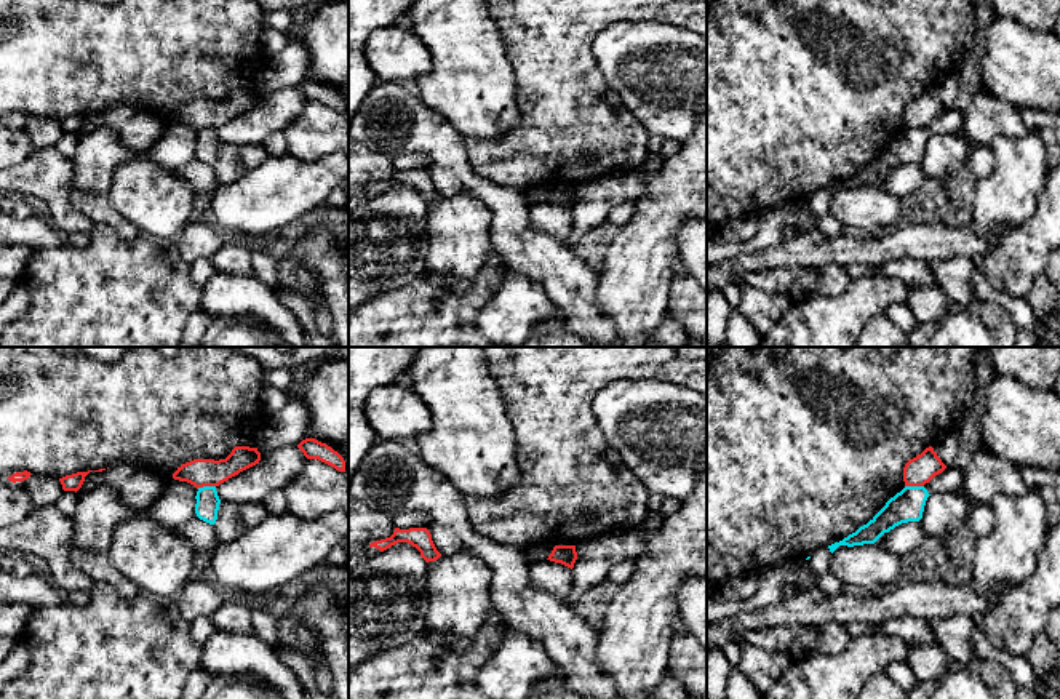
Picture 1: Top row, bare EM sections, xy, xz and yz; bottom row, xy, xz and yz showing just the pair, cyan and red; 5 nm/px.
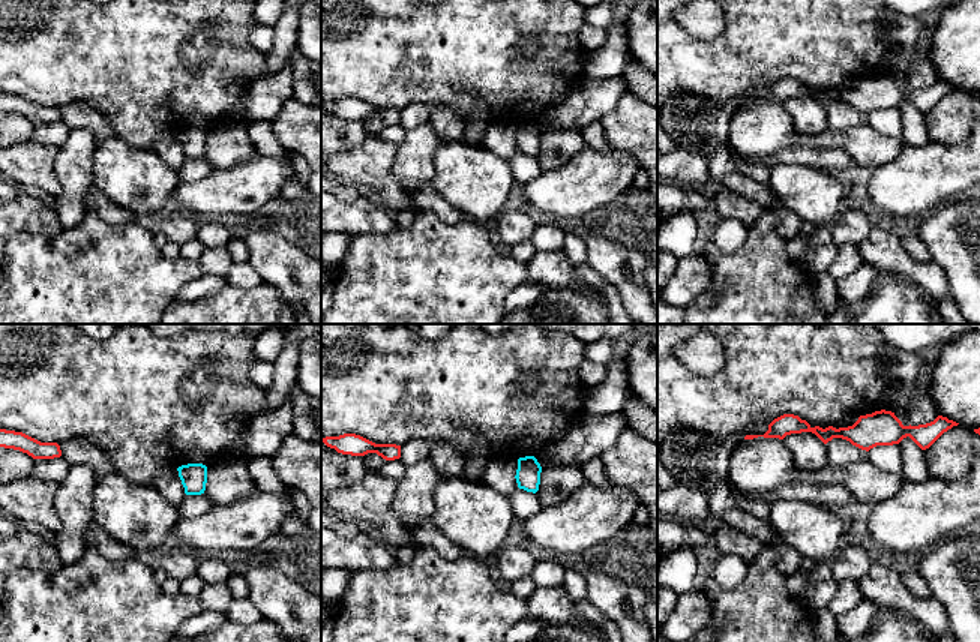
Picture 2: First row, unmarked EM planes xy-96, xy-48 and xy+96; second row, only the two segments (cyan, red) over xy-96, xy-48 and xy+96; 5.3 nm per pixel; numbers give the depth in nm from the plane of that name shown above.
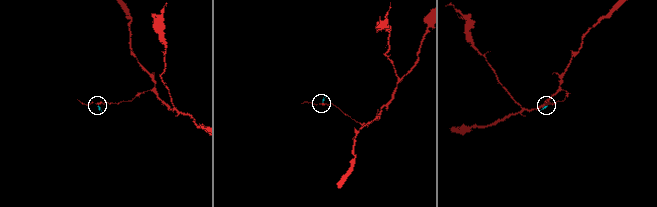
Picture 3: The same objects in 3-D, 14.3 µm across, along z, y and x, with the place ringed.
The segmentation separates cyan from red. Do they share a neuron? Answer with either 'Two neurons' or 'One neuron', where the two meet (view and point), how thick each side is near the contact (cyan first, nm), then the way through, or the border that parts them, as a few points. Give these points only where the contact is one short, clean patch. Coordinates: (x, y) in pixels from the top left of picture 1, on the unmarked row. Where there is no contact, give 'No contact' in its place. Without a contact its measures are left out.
Two neurons. Touches cyan at yz (915, 128). Thickness 160 nm (cyan) against 140 nm

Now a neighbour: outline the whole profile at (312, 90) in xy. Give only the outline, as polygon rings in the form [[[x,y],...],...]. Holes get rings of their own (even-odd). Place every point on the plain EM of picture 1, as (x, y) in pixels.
[[[305,80],[297,86],[297,90],[307,101],[318,101],[339,114],[345,114],[344,99],[326,85],[321,85],[315,80]]]

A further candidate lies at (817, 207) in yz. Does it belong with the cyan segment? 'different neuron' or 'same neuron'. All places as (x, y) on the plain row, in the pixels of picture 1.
same neuron

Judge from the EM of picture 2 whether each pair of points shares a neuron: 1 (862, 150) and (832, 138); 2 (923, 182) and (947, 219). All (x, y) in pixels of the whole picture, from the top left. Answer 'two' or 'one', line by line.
1: one
2: two

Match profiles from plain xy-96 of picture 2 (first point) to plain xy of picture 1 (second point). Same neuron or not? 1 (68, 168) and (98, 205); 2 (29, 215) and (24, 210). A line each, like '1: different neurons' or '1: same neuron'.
1: different neurons
2: different neurons

